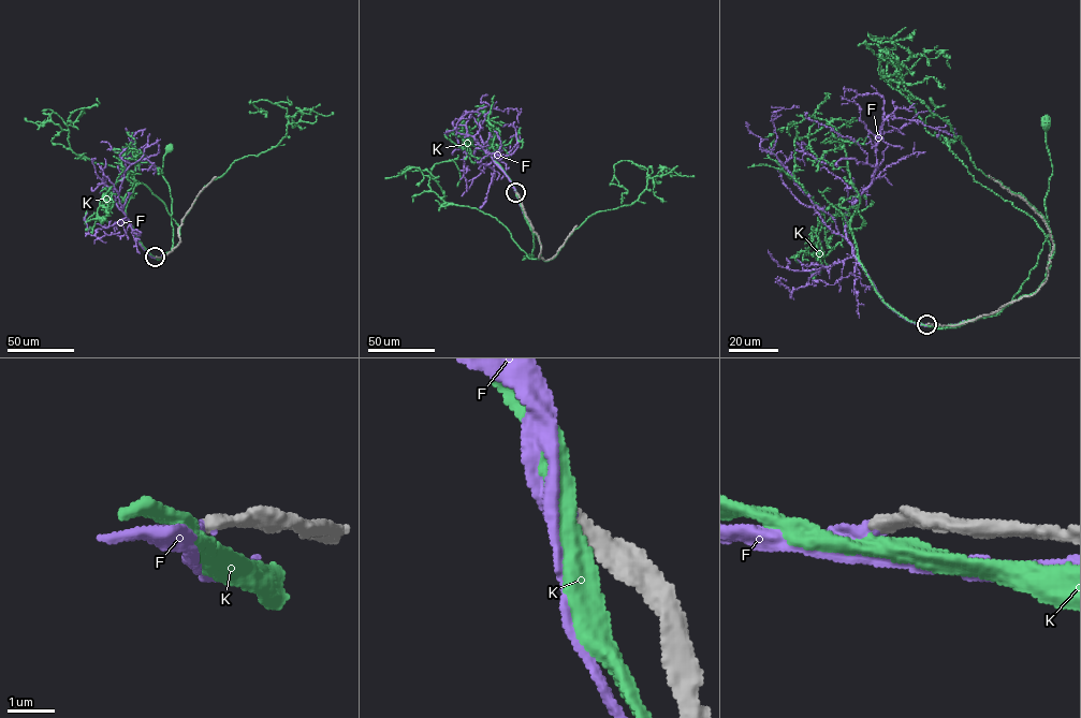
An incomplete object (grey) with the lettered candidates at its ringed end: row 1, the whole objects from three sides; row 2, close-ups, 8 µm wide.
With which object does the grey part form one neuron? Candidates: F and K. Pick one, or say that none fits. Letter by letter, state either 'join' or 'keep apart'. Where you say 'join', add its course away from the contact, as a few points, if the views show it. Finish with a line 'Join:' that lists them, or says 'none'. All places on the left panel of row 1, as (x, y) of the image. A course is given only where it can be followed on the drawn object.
F: join; it runs (155, 257), (140, 244), (116, 202), (113, 187), (126, 171), (133, 144), (119, 156), (121, 151)
K: keep apart
Join: F

